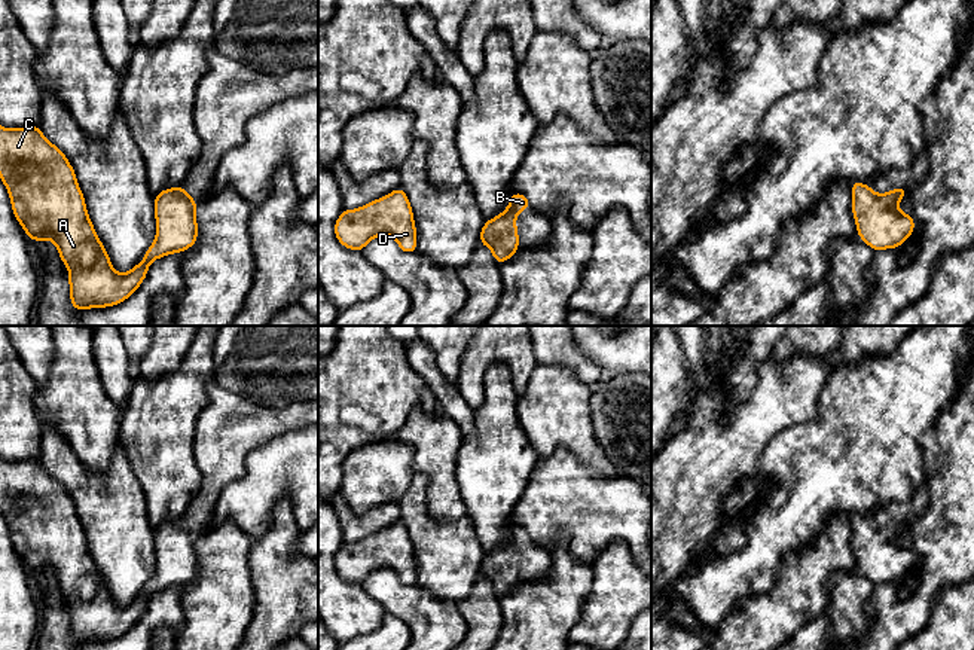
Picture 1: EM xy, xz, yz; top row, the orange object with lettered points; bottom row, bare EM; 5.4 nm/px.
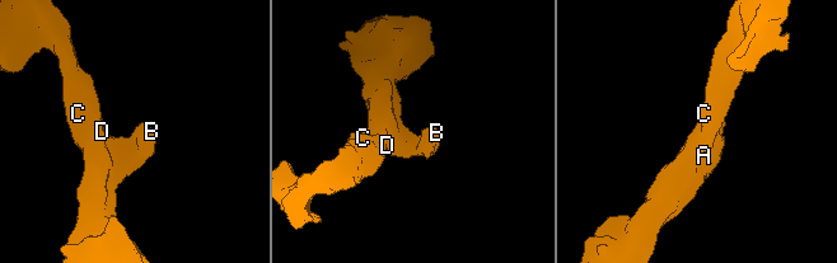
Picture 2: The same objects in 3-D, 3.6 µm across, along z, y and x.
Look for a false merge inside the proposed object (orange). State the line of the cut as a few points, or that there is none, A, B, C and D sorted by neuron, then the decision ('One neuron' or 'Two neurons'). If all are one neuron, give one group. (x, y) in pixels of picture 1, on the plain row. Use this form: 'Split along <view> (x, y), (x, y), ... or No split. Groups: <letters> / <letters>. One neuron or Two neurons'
No split. Groups: A B C D. One neuron

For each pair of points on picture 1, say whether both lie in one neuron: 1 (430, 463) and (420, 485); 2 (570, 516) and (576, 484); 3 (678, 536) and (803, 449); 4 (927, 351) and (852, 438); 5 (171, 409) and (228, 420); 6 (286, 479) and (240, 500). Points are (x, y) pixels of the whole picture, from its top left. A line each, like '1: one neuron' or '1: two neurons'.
1: two neurons
2: one neuron
3: two neurons
4: one neuron
5: two neurons
6: one neuron

